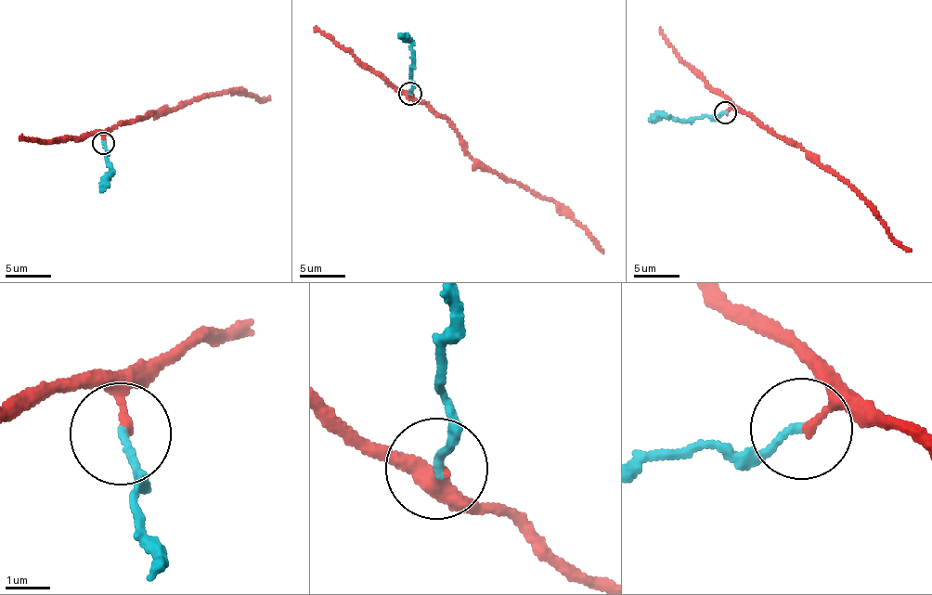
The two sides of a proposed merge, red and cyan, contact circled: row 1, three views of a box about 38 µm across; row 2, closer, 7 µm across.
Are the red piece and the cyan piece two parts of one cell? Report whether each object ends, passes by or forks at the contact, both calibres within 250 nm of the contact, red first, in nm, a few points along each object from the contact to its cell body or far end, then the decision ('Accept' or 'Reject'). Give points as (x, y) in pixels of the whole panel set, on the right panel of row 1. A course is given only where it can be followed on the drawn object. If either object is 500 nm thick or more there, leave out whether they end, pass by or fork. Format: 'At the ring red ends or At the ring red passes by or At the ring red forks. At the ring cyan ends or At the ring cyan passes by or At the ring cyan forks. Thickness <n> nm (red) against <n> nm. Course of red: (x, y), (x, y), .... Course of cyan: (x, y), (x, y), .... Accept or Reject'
At the ring red ends. At the ring cyan ends. Thickness 200 nm (red) against 160 nm. Course of red: (724, 113), (731, 109), (749, 114), (780, 137), (796, 142), (806, 153), (862, 198), (896, 241), (911, 251). Course of cyan: (724, 111), (687, 121), (649, 120). Reject

